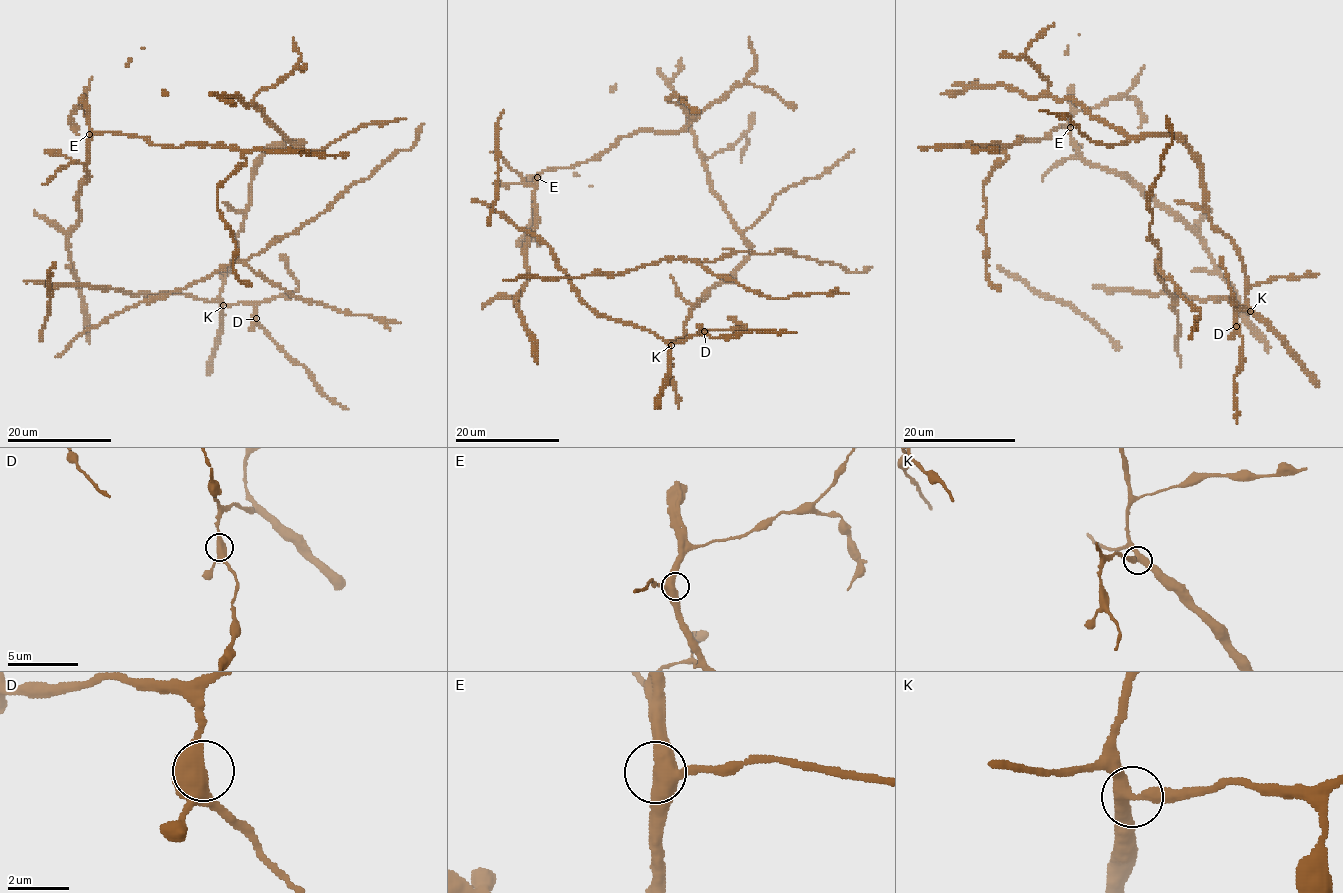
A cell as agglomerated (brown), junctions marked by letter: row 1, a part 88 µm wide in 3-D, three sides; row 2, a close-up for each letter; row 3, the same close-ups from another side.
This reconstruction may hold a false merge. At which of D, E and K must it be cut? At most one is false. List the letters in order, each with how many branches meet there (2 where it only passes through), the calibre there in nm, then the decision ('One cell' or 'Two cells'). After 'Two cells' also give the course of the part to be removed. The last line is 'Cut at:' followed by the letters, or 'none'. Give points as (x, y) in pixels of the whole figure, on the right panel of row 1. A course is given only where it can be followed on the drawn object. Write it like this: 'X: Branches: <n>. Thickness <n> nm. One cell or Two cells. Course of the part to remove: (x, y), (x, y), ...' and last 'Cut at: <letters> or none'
D: Branches: 3. Thickness 440 nm. One cell
E: Branches: 3. Thickness 440 nm. One cell
K: Branches: 3. Thickness 360 nm. One cell
Cut at: none

